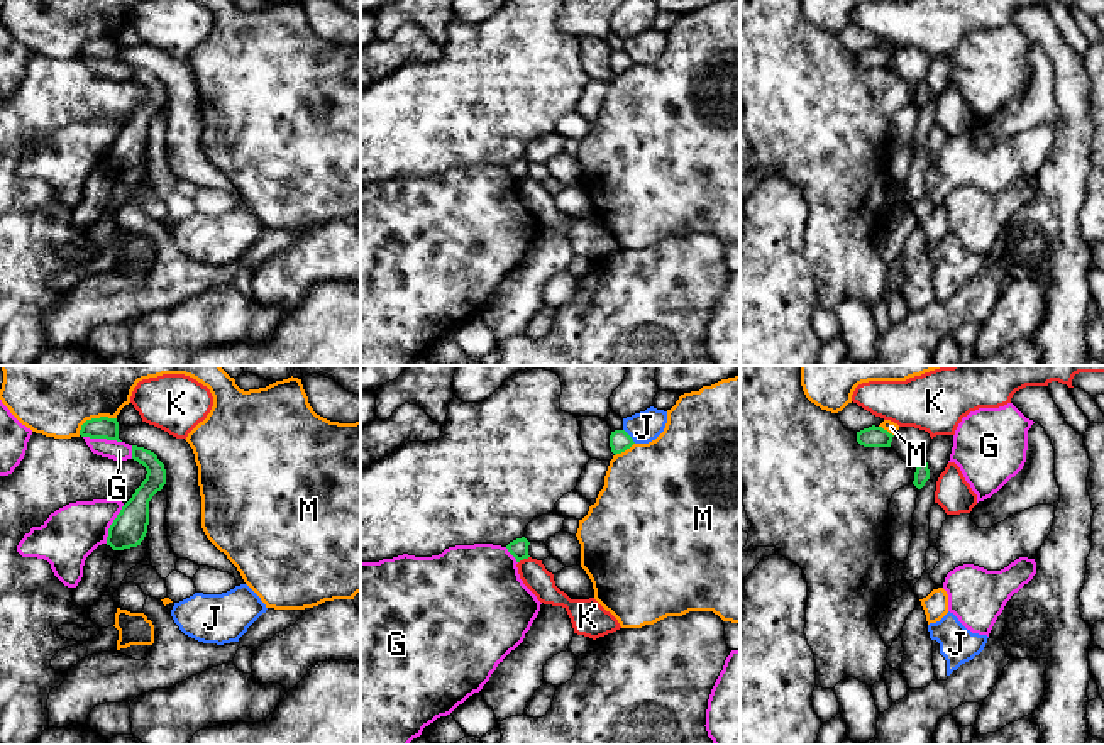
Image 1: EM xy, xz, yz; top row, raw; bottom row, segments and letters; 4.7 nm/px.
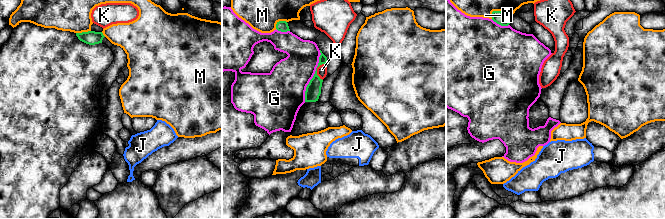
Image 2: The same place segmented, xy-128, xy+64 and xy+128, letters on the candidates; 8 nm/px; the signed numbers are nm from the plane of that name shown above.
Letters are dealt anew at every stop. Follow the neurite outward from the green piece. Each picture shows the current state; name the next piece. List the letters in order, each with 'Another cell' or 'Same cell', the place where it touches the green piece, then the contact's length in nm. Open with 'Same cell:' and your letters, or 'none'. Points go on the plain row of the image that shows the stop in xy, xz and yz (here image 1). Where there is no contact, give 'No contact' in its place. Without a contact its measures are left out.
Same cell: none
G: Another cell. Touches green at xy (102, 58). Shared border 190 nm
J: Another cell. Touches green at xz (629, 56). Shared border 90 nm
K: Another cell. Touches green at xz (524, 178). Shared border 70 nm
M: Another cell. Touches green at xy (93, 39). Shared border 200 nm

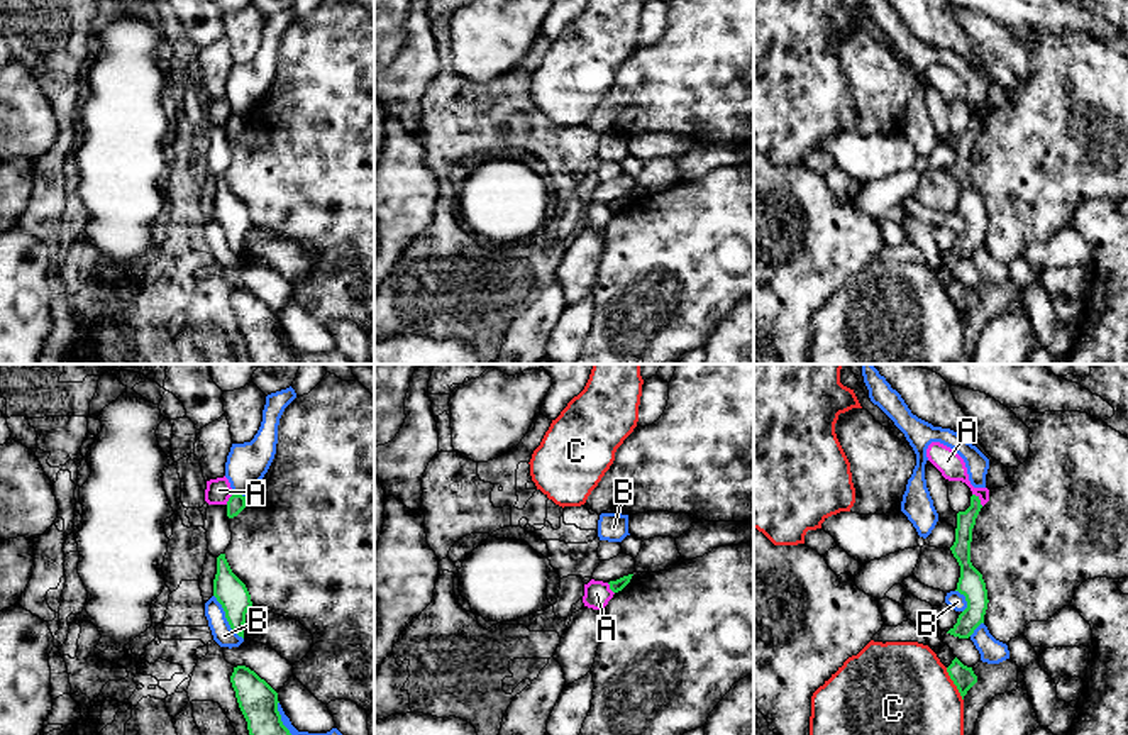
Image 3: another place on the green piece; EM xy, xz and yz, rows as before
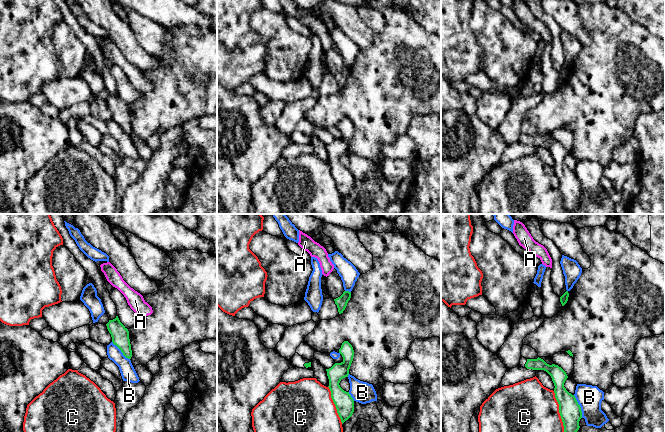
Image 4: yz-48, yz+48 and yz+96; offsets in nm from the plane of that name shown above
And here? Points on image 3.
Same cell: none
A: Another cell. Touches green at yz (979, 121). Shared border 80 nm
B: Another cell. Touches green at xy (226, 237). Shared border 260 nm
C: Another cell. Touches green at yz (954, 303). Shared border 180 nm

